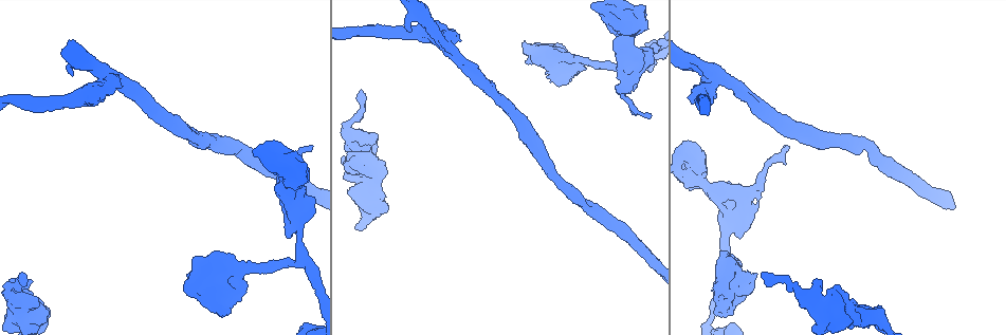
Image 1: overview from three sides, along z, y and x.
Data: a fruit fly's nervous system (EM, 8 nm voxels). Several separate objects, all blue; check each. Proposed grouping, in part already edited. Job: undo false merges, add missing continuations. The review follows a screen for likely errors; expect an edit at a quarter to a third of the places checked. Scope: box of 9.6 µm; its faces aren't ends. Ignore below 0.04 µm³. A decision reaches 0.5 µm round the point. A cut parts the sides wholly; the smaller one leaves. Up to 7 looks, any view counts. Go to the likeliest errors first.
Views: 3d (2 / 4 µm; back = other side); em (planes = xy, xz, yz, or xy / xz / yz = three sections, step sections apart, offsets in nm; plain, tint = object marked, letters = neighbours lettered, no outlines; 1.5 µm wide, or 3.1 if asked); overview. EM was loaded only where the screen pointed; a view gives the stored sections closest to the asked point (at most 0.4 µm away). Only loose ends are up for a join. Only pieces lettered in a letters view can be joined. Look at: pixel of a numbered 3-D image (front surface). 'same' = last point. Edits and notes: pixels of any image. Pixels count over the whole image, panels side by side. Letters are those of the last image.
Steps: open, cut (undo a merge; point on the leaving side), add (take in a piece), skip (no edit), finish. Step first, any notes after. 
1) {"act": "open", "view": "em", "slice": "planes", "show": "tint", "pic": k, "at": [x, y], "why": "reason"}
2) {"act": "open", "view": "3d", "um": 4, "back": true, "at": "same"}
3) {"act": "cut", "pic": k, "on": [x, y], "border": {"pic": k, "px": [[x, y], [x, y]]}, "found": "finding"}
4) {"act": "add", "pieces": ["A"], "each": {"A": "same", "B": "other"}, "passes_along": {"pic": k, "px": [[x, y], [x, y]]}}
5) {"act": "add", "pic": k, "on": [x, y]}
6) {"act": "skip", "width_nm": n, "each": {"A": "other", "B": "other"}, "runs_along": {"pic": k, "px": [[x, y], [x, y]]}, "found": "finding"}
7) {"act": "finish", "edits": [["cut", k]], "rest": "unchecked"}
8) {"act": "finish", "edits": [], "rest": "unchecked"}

{"act": "open", "view": "3d", "um": 2, "back": true, "pic": 1, "at": [720, 317], "why": "stops while still wide"}

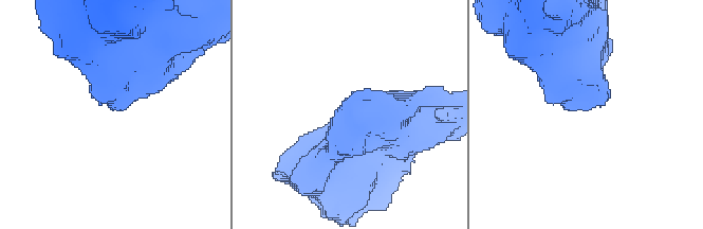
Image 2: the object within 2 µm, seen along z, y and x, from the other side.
{"act": "open", "view": "em", "slice": "planes", "show": "plain", "pic": 2, "at": [592, 106], "why": "shape alone is not enough"}

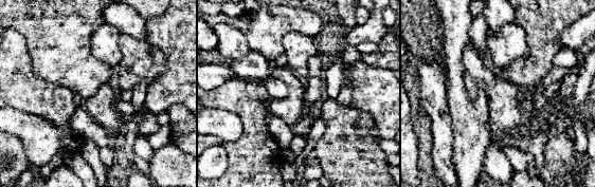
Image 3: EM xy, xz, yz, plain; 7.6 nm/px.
{"act": "open", "view": "em", "slice": "planes", "show": "letters", "at": "same"}

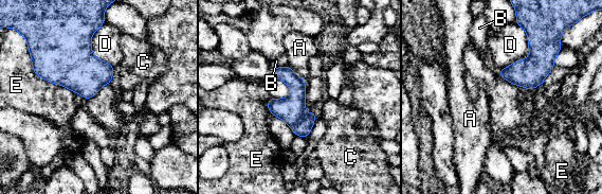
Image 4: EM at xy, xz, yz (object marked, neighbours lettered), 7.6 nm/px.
{"act": "skip", "longest_contact_nm": ["E", 400], "each": {"A": "other", "B": "other", "C": "other", "D": "other", "E": "other"}, "found": "no lettered piece goes on from it"}

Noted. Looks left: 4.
{"act": "open", "view": "em", "slice": "planes", "show": "letters", "pic": 1, "at": [300, 266], "why": "a fork"}

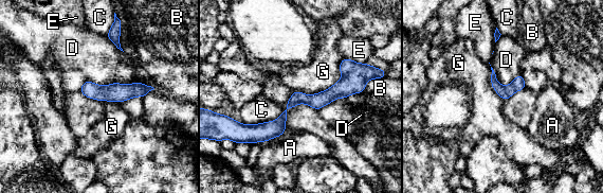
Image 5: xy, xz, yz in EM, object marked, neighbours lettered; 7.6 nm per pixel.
{"act": "skip", "width_nm": 100, "each": {"A": "other", "B": "other", "C": "other", "D": "other", "E": "other", "G": "other"}, "runs_along": {"pic": 5, "px": [[383, 73], [296, 99], [271, 130]]}, "found": "one neuron here"}

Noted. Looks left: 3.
{"act": "open", "view": "3d", "um": 4, "pic": 1, "at": [756, 187], "why": "thick turns thin"}

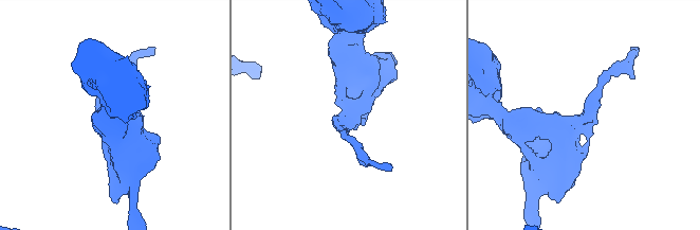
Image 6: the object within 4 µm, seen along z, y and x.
{"act": "open", "view": "em", "slice": "xz", "step": 8, "show": "letters", "pic": 6, "at": [585, 114], "why": "now the EM"}

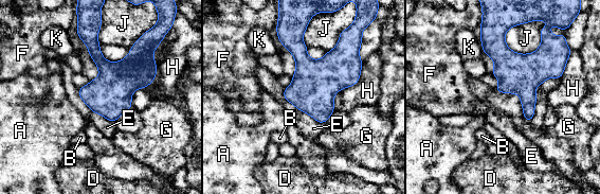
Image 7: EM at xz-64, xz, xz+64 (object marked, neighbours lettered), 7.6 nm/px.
{"act": "open", "view": "em", "slice": "planes", "show": "letters", "at": "same", "why": "cut it another way"}

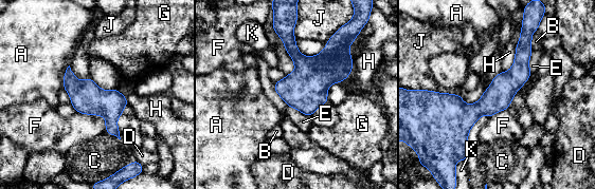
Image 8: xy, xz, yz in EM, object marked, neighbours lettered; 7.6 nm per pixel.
{"act": "skip", "each": {"A": "other", "B": "other", "C": "other", "D": "other", "E": "other", "F": "other", "G": "other", "H": "other", "J": "other", "K": "other"}, "border": {"pic": 8, "px": [[516, 46], [512, 65], [502, 72]]}, "found": "continuous, no second neuron"}

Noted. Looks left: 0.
{"act": "finish", "edits": [], "rest": "unchecked"}

